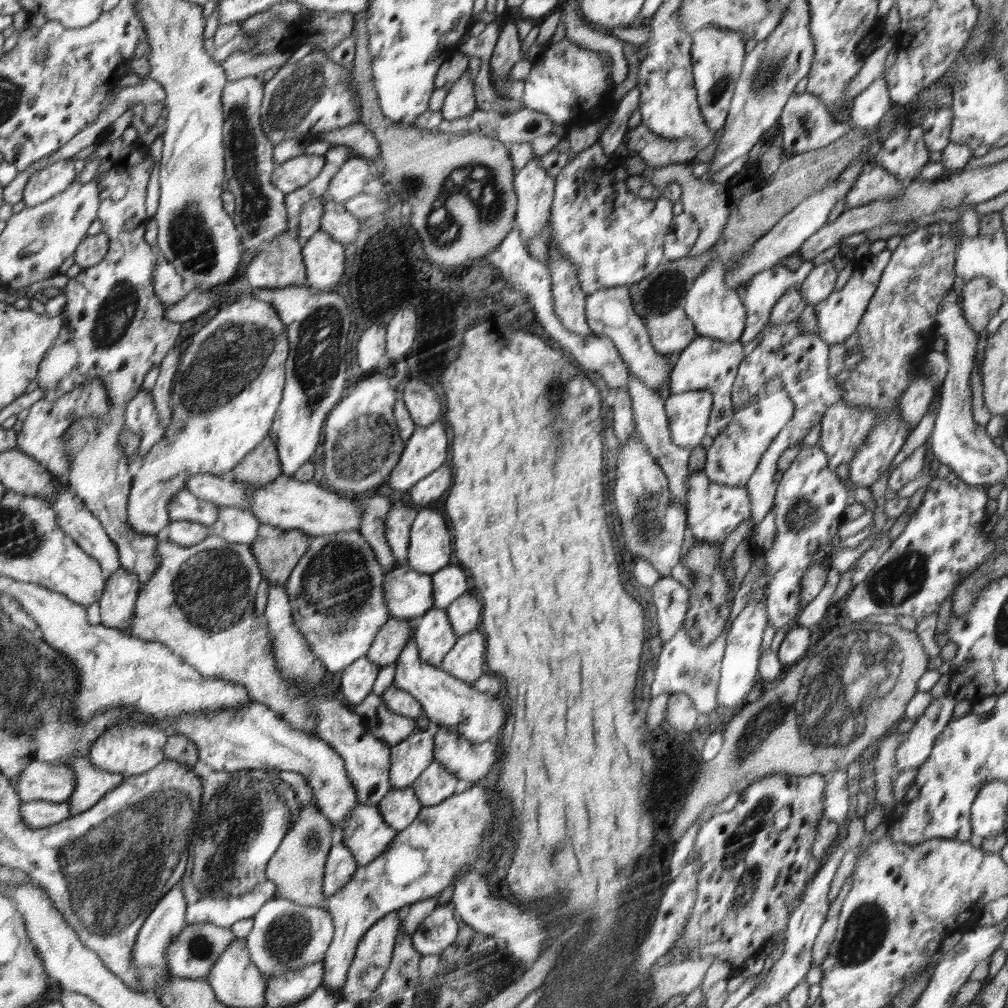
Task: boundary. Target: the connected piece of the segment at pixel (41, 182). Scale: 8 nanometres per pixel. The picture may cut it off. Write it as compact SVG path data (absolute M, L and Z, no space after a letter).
M63 160L30 178L23 200L28 207L43 205L66 192L79 180L74 161Z

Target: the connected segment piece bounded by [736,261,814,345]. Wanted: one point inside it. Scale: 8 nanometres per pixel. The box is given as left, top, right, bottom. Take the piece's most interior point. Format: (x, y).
(759, 295)

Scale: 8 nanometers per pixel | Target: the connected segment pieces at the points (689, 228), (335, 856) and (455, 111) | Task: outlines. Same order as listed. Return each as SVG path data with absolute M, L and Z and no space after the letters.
M682 212L675 216L667 234L667 260L674 261L688 256L698 235L699 226L692 213Z
M341 842L331 850L327 860L327 874L324 877L324 894L327 899L350 882L357 864L350 849Z
M468 70L454 82L446 93L442 110L439 111L443 120L450 122L456 118L472 116L472 112L478 110L473 91L474 83Z

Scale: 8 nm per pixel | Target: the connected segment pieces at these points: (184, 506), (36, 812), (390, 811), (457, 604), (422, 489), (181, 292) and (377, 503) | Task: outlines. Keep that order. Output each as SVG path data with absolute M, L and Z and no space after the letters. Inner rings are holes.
M186 488L181 490L172 501L171 517L173 522L184 520L203 522L215 530L216 523L219 522L221 515L221 507L215 502L196 496L190 489Z
M34 801L23 803L24 820L35 829L42 829L73 817L69 802Z
M412 787L392 788L391 792L378 804L383 818L394 829L404 830L418 815L423 807Z
M460 596L445 609L450 616L451 626L456 636L463 636L477 629L480 614L483 614L482 604L472 596Z
M452 464L440 466L430 476L424 477L422 481L410 489L410 500L418 506L426 506L428 502L440 498L444 492L447 492L453 483Z
M158 251L158 264L154 271L154 288L163 302L170 306L181 303L189 293L189 283L163 253Z
M372 495L357 501L363 506L359 533L374 548L375 557L387 574L395 567L395 558L385 537L385 520L394 500L390 496Z

